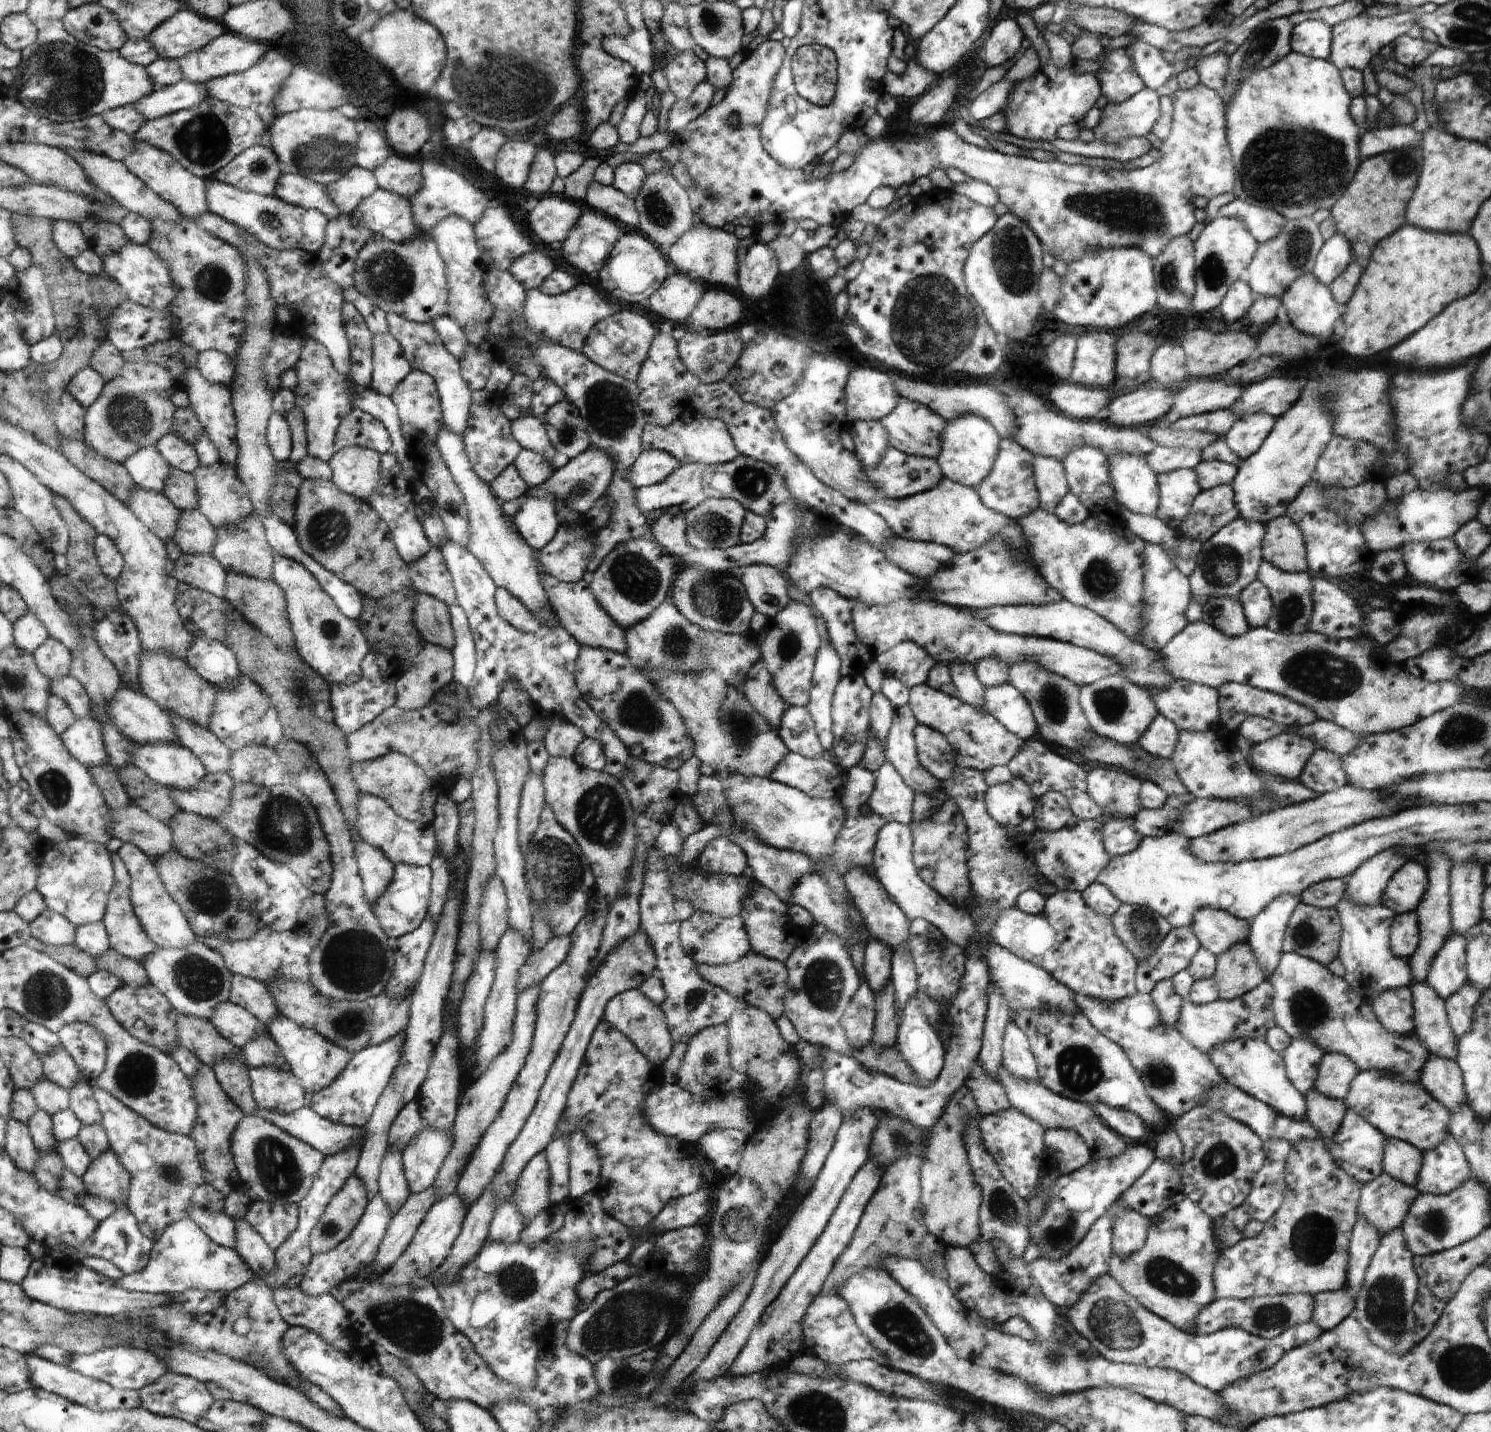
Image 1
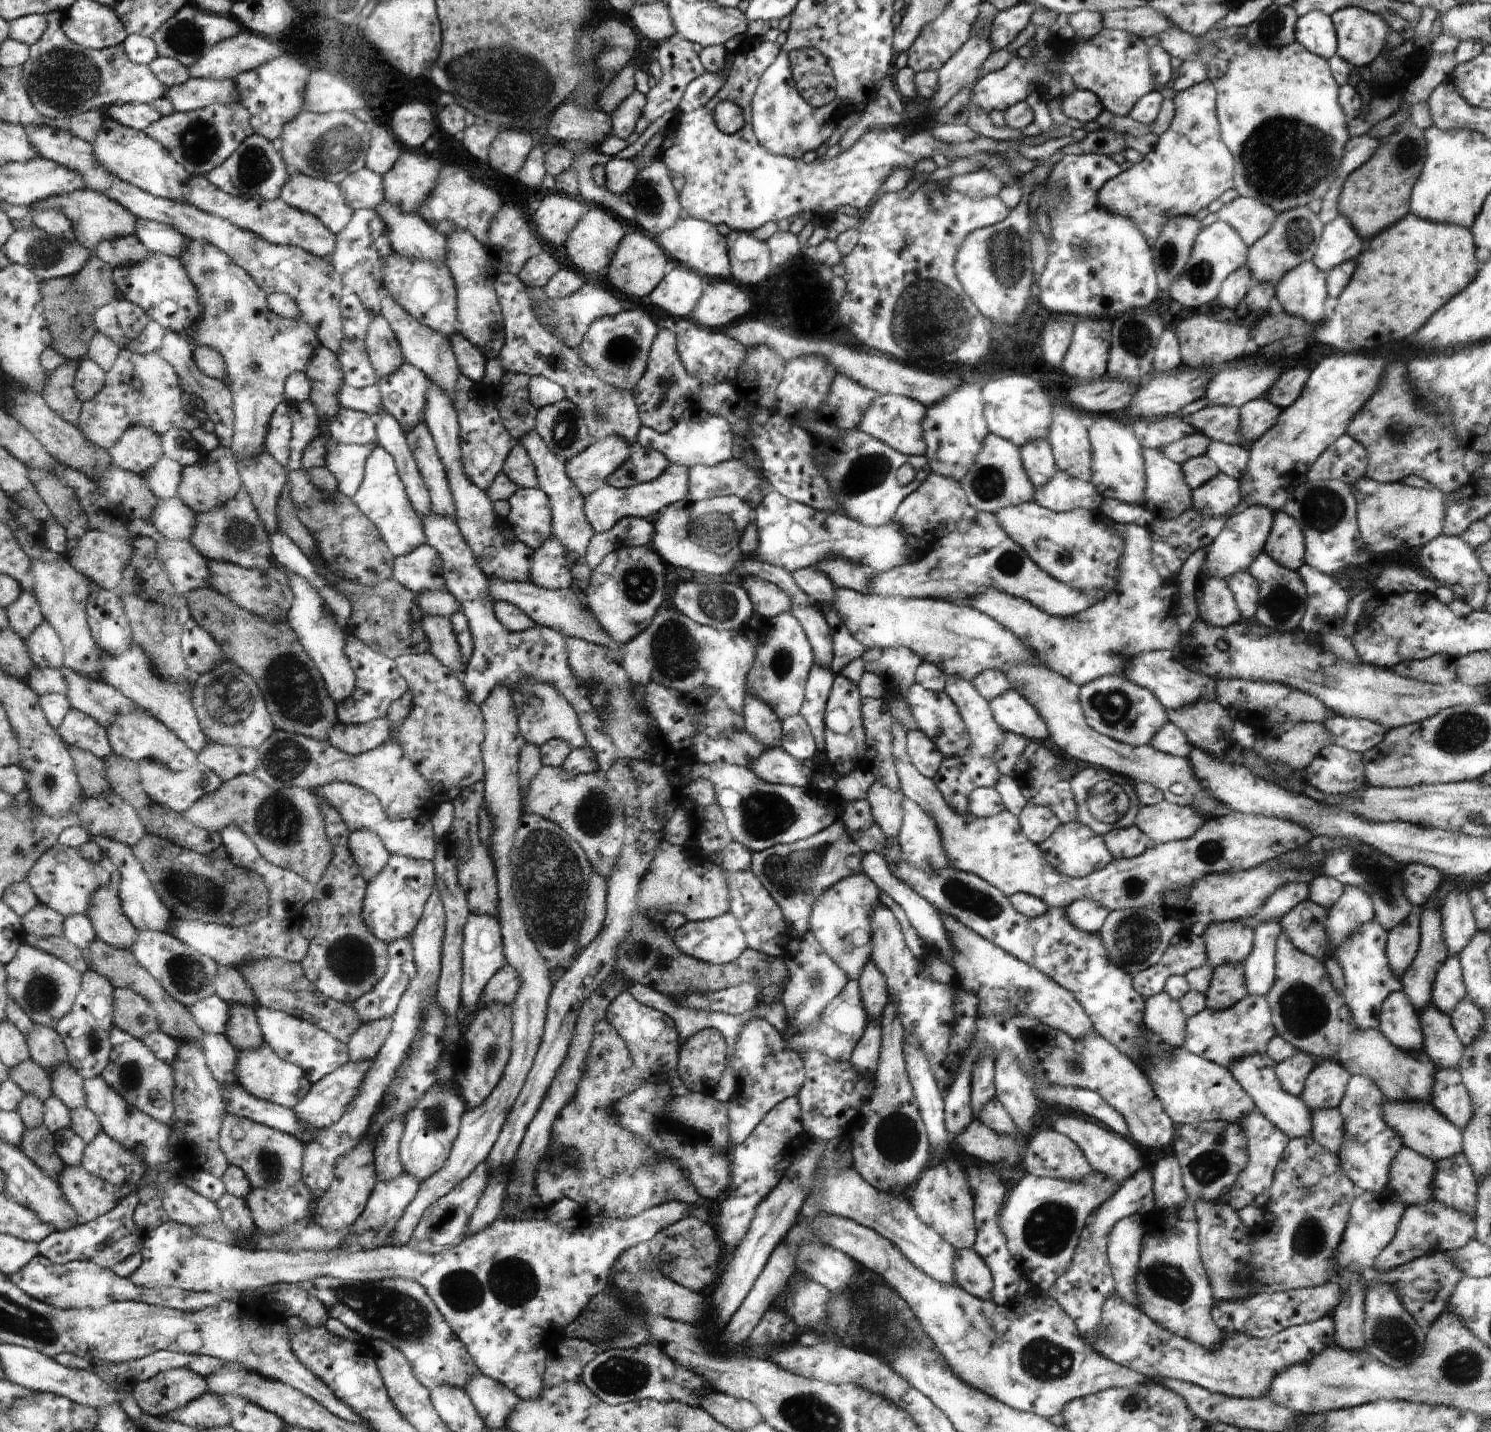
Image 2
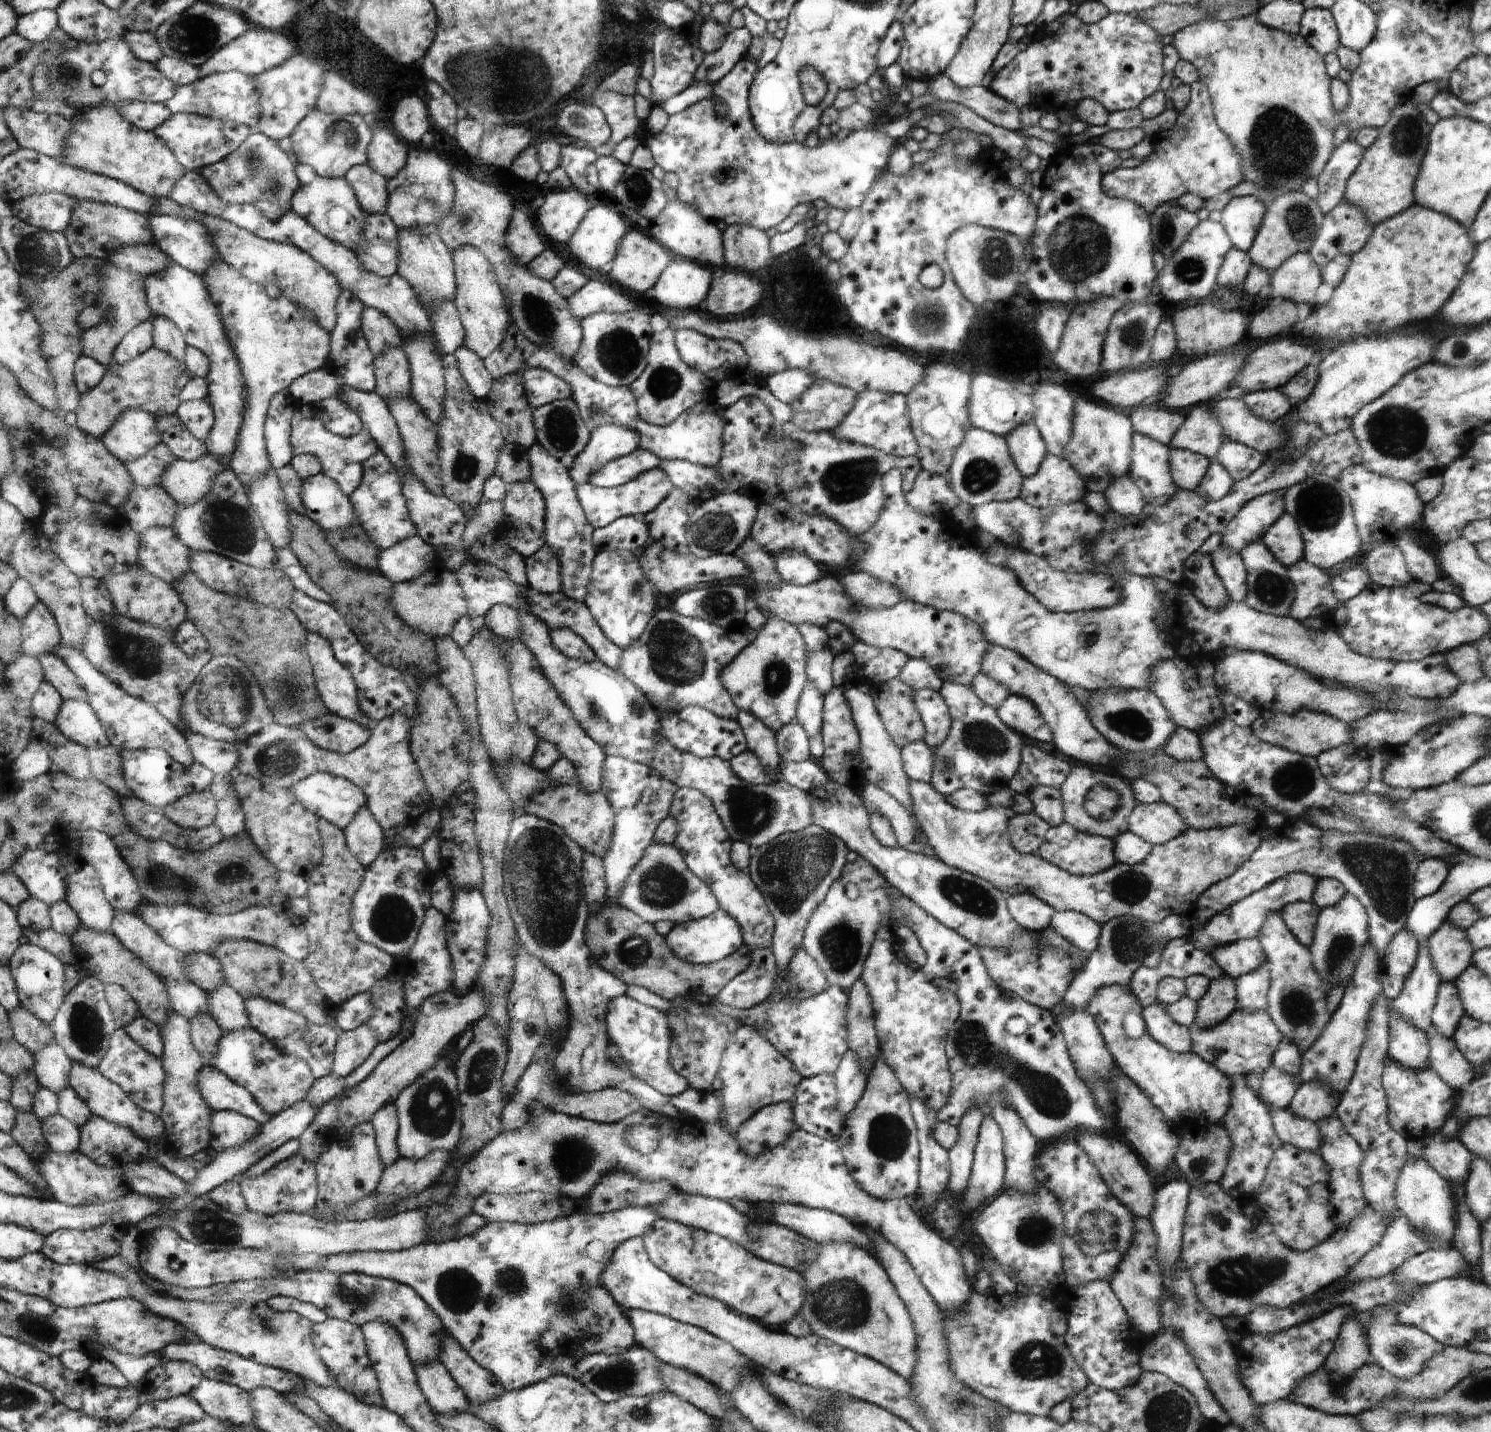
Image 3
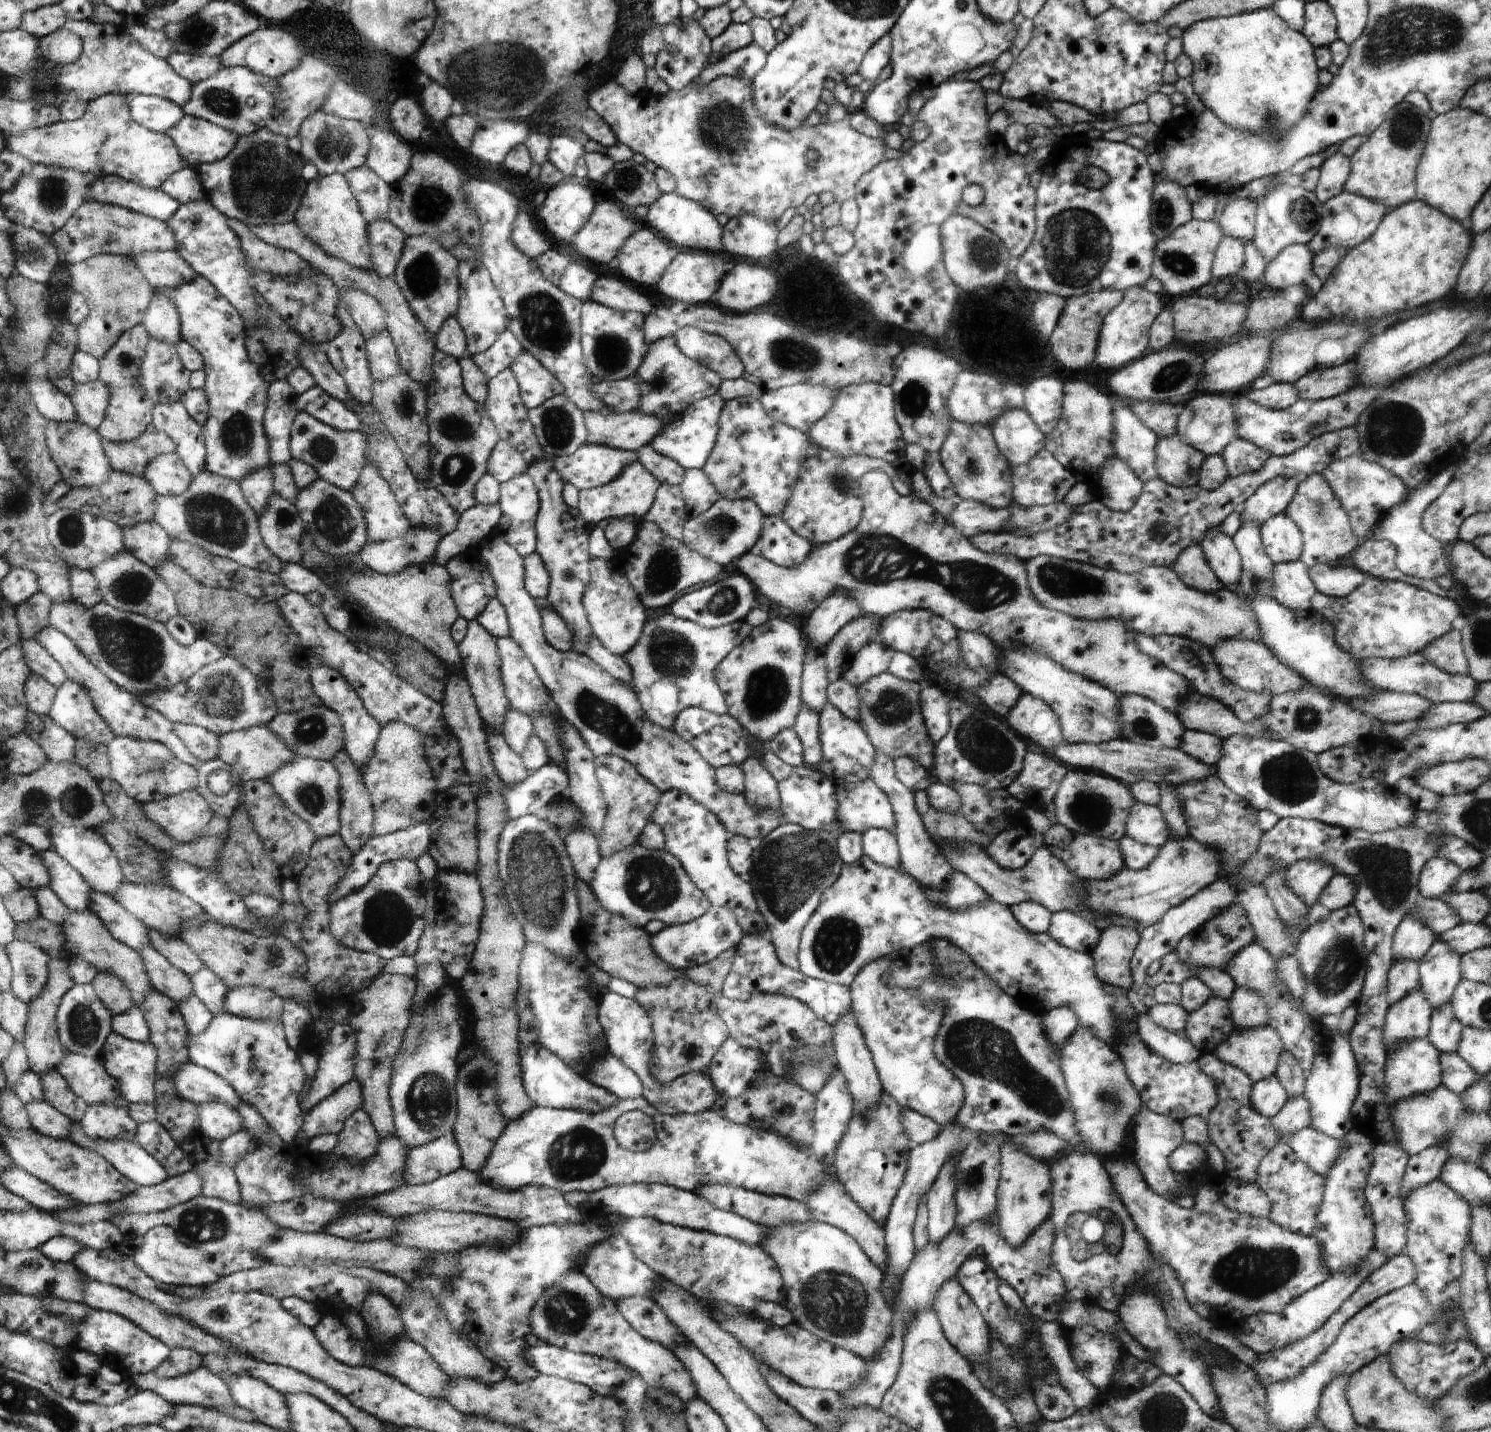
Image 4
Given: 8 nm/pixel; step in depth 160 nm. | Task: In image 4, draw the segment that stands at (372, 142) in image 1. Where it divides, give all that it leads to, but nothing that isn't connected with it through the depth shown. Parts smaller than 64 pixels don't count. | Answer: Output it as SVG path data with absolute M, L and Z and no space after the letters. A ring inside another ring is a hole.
M382 130L374 134L373 149L370 150L366 167L388 185L392 185L394 180L400 181L409 172L410 158L410 146L402 142L396 134Z

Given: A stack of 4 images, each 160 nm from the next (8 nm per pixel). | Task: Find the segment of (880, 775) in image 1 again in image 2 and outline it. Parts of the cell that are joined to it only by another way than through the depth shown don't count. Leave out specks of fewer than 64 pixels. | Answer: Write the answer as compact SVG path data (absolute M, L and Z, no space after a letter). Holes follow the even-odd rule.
M876 783L870 788L866 800L876 824L881 827L888 840L896 840L903 824L902 801L905 800L905 794Z

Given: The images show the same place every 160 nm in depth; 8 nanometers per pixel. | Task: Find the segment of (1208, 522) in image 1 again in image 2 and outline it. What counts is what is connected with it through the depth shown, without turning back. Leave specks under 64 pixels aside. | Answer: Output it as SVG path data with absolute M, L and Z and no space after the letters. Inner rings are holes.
M1222 471L1192 490L1191 499L1195 512L1206 517L1226 517L1234 513L1243 500L1239 482Z

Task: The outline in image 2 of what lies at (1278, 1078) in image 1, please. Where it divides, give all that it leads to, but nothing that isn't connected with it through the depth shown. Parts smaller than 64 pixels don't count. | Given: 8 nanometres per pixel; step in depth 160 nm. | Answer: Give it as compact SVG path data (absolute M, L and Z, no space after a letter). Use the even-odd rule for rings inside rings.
M1268 1053L1243 1056L1231 1062L1231 1075L1253 1100L1256 1110L1260 1111L1274 1126L1277 1126L1289 1138L1310 1137L1311 1111L1299 1097L1282 1088L1275 1073L1277 1062Z

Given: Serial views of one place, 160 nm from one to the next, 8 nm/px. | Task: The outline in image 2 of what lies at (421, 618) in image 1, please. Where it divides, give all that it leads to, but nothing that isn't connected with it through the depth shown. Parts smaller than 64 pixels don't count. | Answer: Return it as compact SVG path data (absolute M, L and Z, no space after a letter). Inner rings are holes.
M426 613L422 621L425 633L430 638L433 649L430 651L444 666L452 669L461 676L462 668L466 666L461 655L460 643L450 619L442 615Z

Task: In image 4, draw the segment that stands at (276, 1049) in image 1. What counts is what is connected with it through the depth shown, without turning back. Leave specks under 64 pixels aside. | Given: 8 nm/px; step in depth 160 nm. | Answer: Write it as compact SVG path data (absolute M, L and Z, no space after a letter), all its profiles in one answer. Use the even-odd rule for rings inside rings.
M202 968L196 974L190 974L195 994L213 1011L214 1016L225 1014L224 1002L228 988L212 970Z

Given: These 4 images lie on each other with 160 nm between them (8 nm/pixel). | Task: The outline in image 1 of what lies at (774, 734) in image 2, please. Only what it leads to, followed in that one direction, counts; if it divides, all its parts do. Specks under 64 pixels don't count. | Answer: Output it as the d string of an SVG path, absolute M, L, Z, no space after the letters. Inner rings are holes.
M757 661L757 664L749 670L741 689L758 714L761 714L774 730L777 730L788 705L778 694L773 676L769 670L766 670L764 661Z

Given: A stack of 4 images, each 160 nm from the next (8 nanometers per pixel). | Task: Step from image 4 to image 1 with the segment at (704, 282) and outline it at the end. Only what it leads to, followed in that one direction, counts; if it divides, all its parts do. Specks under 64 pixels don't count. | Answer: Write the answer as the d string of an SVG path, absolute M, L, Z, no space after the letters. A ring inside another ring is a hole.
M673 270L661 288L649 296L649 308L668 320L682 322L693 314L702 292L705 288L700 288L698 281Z

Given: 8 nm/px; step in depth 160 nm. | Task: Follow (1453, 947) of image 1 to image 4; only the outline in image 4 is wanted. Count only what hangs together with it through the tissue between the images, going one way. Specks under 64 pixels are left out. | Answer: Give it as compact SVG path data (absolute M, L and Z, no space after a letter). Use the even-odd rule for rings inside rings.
M1442 1004L1432 1012L1427 1038L1440 1054L1457 1053L1462 1030L1462 1024L1454 1018L1452 1004Z

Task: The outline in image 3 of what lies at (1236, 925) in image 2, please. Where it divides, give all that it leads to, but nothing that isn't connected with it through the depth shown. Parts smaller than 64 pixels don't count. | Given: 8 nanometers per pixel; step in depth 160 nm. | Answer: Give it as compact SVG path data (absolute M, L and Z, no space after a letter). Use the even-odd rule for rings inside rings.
M1258 937L1217 946L1210 954L1224 974L1233 979L1256 970L1264 956Z

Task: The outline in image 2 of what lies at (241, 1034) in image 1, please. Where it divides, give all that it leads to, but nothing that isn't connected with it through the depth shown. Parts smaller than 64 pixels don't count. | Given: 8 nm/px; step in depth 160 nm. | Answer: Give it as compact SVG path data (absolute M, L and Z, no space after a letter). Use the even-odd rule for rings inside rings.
M217 994L197 1002L192 1008L199 1025L206 1033L224 1035L229 1032L231 1020L231 1004Z

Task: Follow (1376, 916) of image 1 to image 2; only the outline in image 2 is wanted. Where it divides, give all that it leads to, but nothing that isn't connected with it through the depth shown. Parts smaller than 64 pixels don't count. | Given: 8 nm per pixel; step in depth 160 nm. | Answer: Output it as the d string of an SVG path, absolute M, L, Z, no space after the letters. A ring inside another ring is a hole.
M1376 916L1371 918L1368 922L1363 922L1350 936L1347 941L1341 944L1335 955L1336 959L1342 967L1345 987L1342 992L1344 1004L1349 1008L1352 1013L1352 1023L1359 1029L1379 1028L1379 1014L1382 1003L1396 991L1403 990L1403 982L1391 968L1386 956L1387 945L1387 930L1378 922Z

